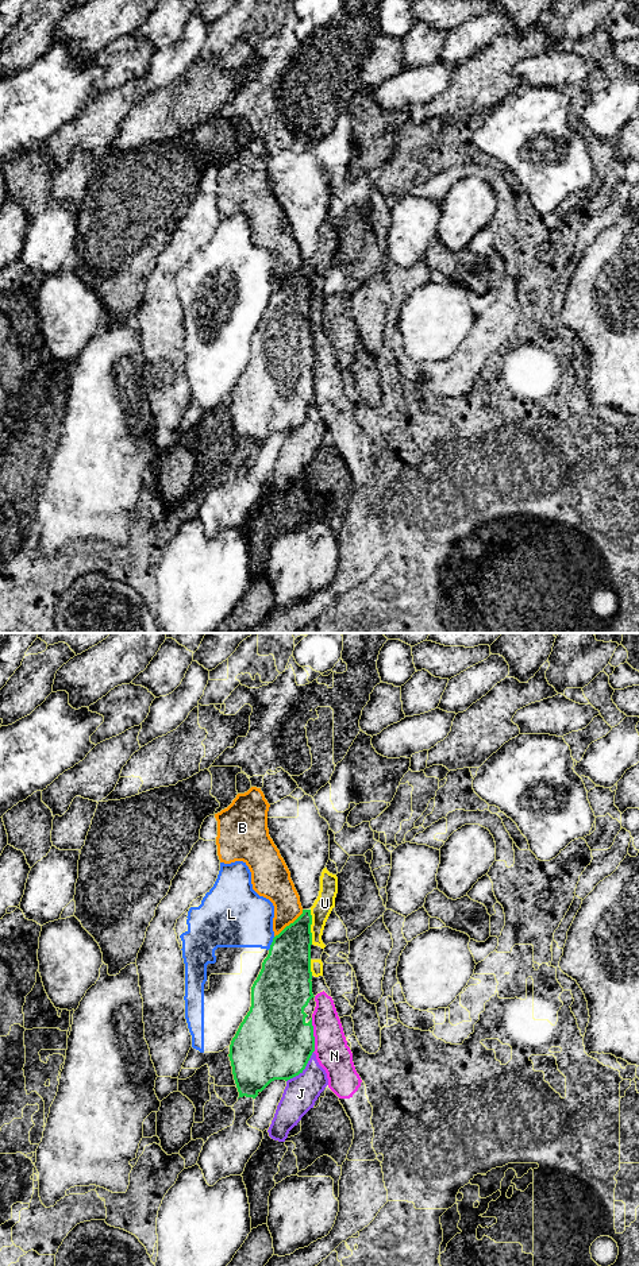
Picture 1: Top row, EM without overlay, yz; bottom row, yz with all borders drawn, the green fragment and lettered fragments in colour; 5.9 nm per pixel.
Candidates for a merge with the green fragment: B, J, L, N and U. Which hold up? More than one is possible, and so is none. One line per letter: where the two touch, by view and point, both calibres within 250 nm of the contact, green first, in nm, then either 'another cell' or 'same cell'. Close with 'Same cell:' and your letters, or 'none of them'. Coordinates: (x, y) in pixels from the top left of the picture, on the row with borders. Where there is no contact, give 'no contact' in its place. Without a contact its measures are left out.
B: yz (291, 923) | 280/190 nm | another cell
J: yz (303, 1069) | 440/200 nm | another cell
L: yz (272, 944) | 320/360 nm | another cell
N: yz (312, 1035) | 440/200 nm | another cell
U: yz (310, 927) | 260/120 nm | another cell
Same cell: none of them

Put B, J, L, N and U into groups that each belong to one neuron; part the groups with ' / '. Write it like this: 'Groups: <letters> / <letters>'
Groups: B / J / L / N U

